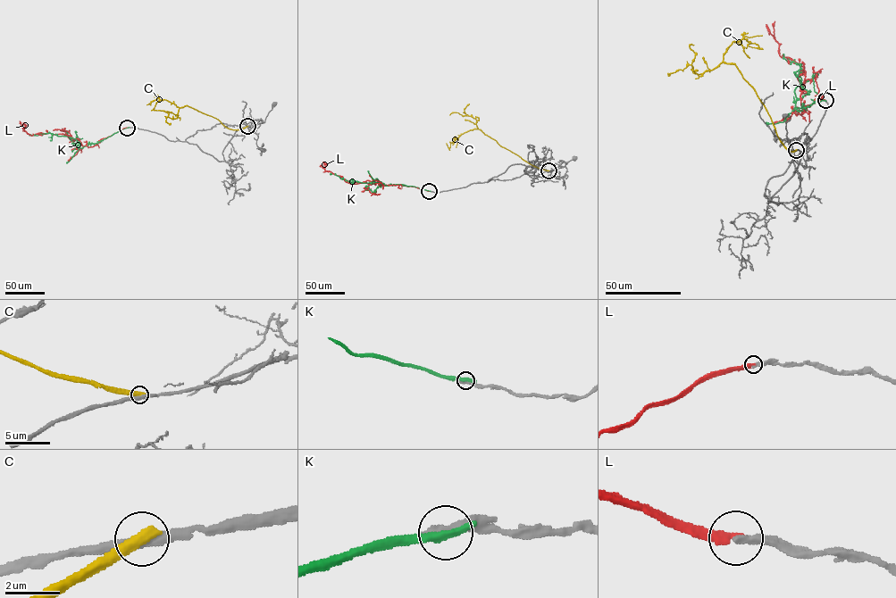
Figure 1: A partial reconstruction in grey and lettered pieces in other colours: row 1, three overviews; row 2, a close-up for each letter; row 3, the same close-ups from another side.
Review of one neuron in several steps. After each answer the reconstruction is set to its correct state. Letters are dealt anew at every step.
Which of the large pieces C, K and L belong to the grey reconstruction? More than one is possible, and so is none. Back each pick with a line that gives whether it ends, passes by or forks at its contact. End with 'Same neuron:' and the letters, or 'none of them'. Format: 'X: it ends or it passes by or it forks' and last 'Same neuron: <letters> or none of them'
L: it ends
Same neuron: L

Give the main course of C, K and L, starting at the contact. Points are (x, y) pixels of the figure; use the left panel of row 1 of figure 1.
C: (247, 126), (229, 128), (215, 118), (186, 105), (180, 107), (176, 118), (170, 118), (163, 111), (151, 110)
K: (128, 128), (81, 148), (75, 139), (66, 136), (50, 133), (29, 136)
L: (127, 128), (87, 146), (66, 135), (29, 135), (24, 130), (23, 122)

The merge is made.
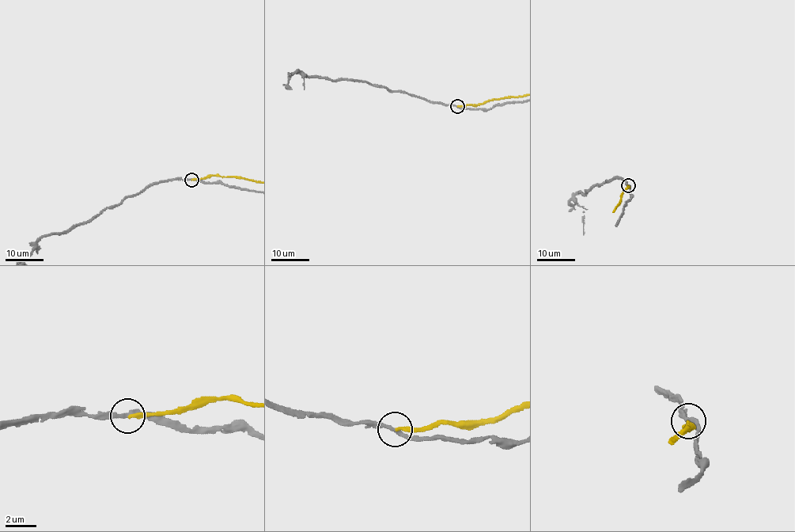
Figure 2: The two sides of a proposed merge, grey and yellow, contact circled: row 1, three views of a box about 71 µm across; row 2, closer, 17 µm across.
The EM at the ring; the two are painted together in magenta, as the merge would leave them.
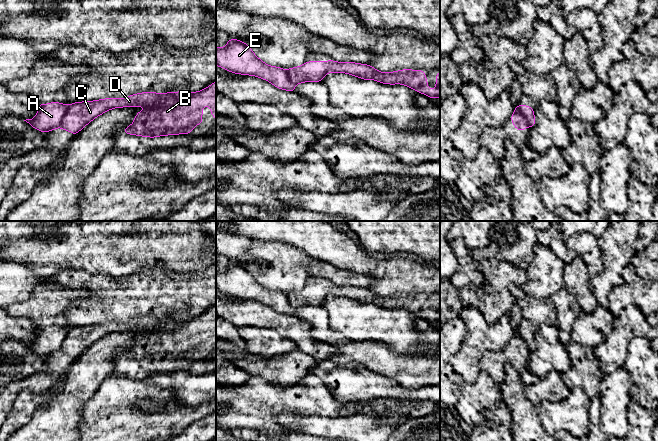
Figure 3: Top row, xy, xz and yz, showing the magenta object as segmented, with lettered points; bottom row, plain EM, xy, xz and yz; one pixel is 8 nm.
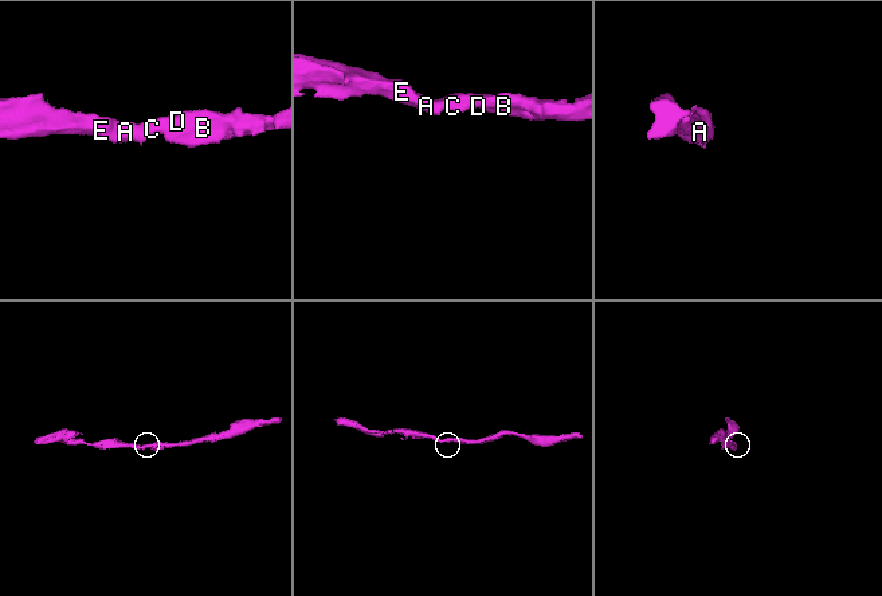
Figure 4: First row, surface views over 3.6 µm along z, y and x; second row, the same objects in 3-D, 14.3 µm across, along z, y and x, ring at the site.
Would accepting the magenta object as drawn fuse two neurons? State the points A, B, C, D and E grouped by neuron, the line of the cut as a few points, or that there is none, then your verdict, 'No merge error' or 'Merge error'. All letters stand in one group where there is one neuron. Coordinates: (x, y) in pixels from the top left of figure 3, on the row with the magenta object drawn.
Groups: A E / B C D. Split along yz (516, 108), (527, 124). Merge error

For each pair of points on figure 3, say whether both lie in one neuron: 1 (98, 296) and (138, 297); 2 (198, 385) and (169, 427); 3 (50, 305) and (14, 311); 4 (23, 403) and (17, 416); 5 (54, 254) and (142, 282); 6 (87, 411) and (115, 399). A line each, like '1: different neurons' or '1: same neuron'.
1: same neuron
2: different neurons
3: same neuron
4: same neuron
5: different neurons
6: same neuron

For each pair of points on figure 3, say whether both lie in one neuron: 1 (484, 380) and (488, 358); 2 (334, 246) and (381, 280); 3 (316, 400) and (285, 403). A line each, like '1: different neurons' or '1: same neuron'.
1: different neurons
2: same neuron
3: same neuron

